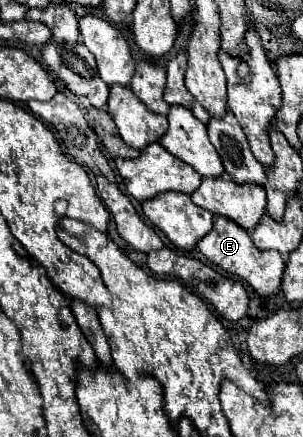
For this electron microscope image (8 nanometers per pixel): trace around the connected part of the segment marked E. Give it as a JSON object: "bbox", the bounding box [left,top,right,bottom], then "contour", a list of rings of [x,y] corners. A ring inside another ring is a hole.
{"bbox":[198,215,284,297],"contour":[[[216,215],[214,217],[214,227],[208,235],[204,235],[198,241],[198,251],[212,263],[216,263],[218,267],[222,267],[224,271],[238,275],[240,279],[244,279],[260,297],[270,297],[276,295],[280,291],[280,281],[282,281],[282,273],[284,273],[284,259],[280,253],[262,253],[254,247],[250,235],[236,225],[234,221],[230,221],[228,217]]]}

